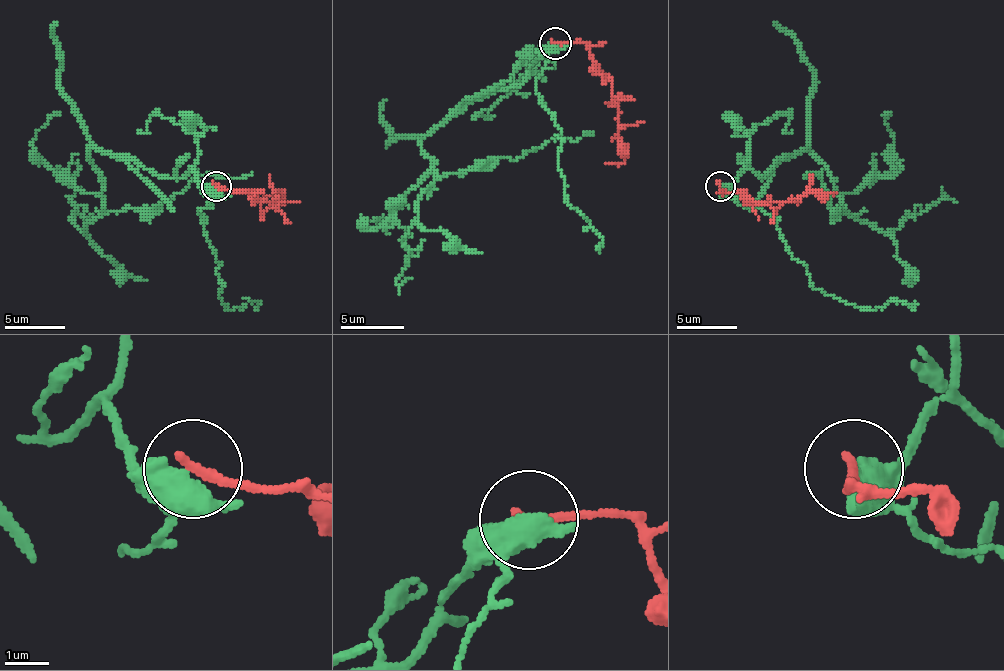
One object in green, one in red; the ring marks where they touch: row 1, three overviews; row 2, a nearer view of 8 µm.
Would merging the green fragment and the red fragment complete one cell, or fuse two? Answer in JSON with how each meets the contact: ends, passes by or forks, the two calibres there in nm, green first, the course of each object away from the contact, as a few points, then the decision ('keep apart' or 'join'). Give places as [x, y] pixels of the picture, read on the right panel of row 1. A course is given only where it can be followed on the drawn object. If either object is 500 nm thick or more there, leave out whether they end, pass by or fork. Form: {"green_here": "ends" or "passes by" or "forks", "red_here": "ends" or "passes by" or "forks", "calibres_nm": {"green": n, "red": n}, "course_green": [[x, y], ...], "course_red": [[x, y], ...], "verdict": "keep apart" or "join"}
{"green_here": "passes by", "red_here": "ends", "calibres_nm": {"green": 460, "red": 240}, "course_green": [[720, 187], [747, 169], [759, 178], [807, 148], [846, 211], [834, 208], [819, 175], [804, 175]], "course_red": [[720, 187], [720, 190], [744, 193], [759, 202], [834, 193]], "verdict": "keep apart"}

